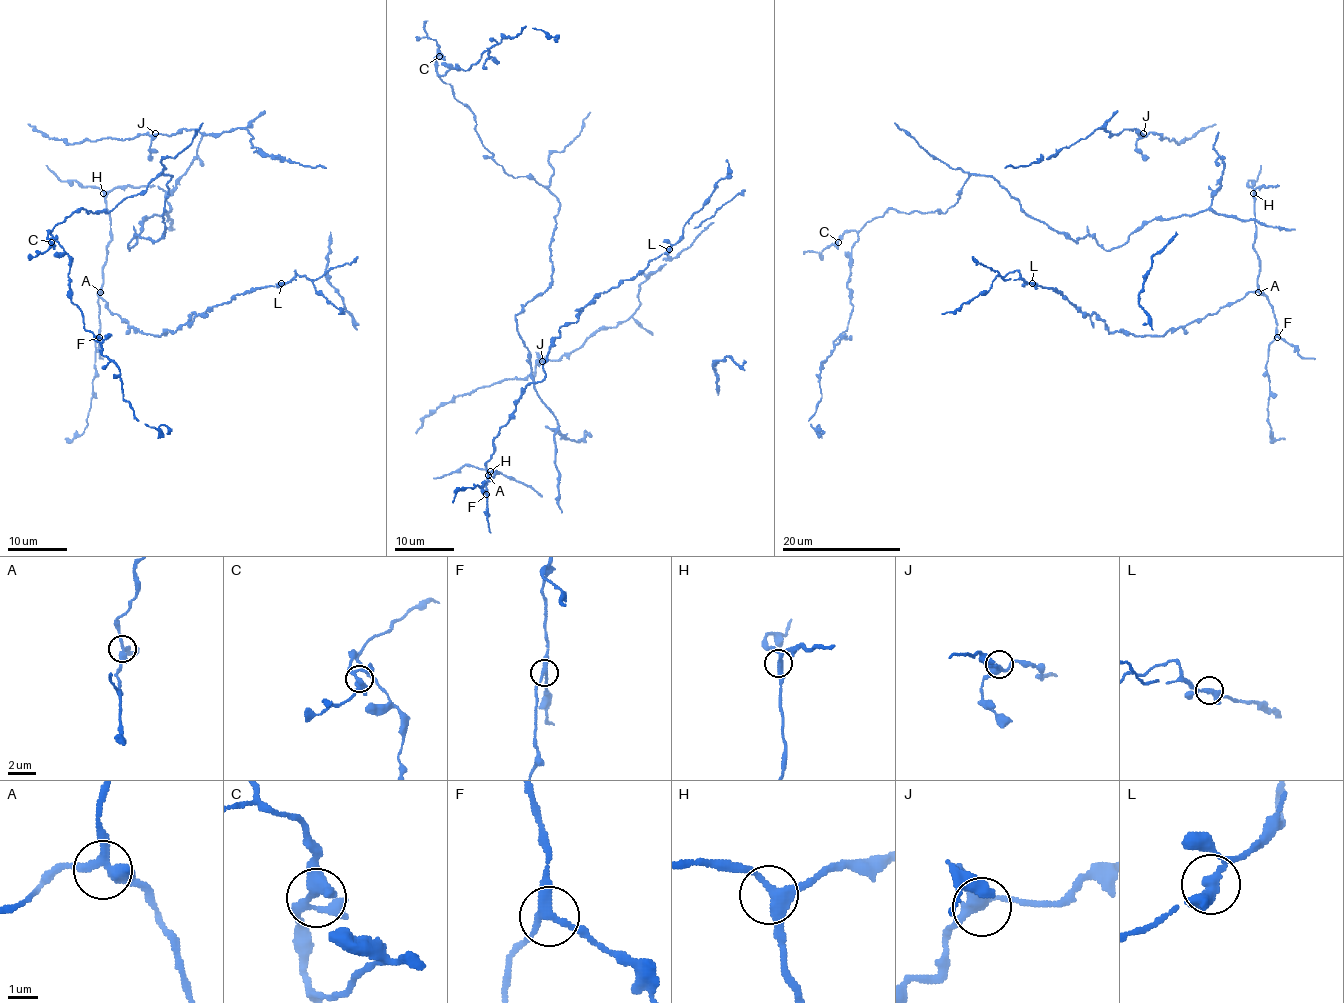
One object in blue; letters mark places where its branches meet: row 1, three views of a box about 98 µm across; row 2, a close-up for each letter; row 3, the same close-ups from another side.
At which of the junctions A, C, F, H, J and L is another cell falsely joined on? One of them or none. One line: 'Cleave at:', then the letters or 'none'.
Cleave at: none

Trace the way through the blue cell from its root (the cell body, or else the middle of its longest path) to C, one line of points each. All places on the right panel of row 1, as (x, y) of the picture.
C: (1181, 215), (1103, 249), (972, 175), (945, 212), (889, 209), (838, 242)

